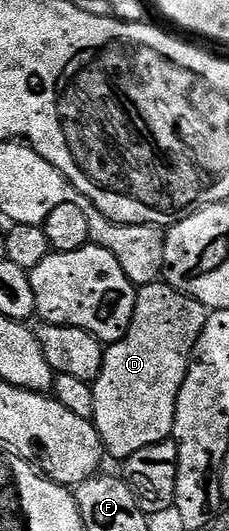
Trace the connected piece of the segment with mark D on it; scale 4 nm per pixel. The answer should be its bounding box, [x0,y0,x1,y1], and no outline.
[93,282,209,462]

